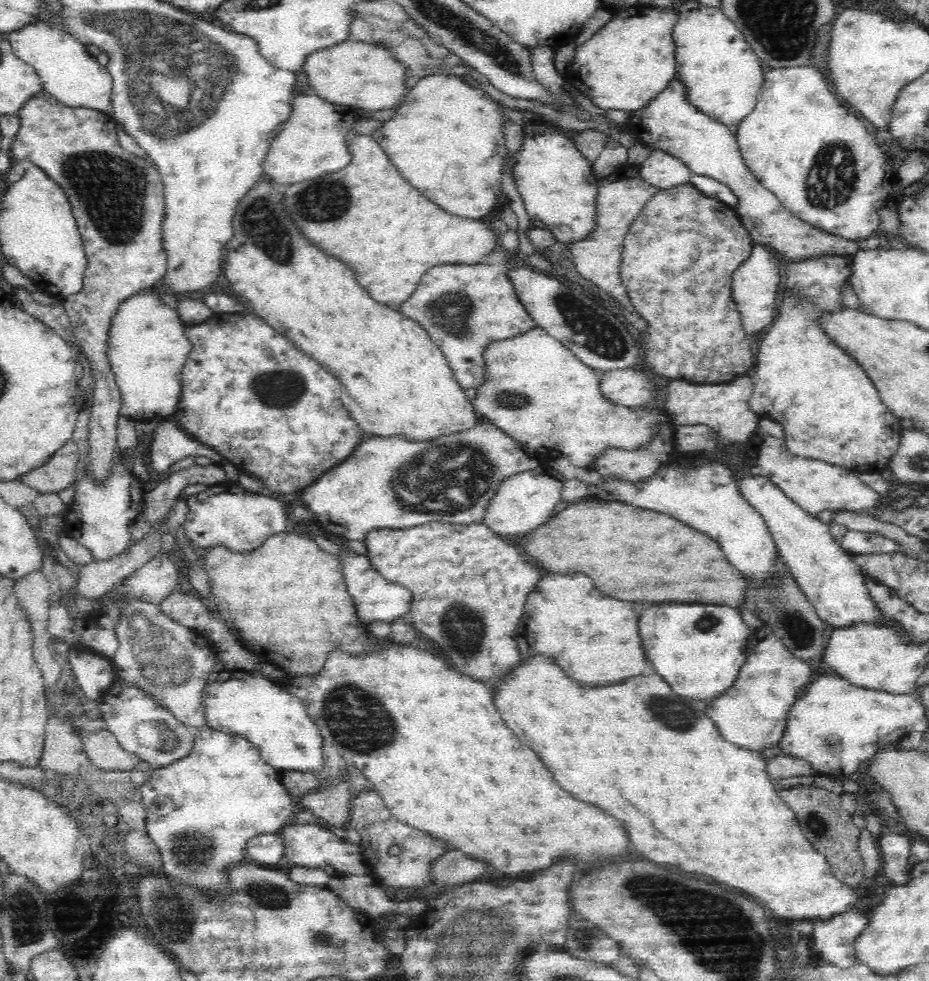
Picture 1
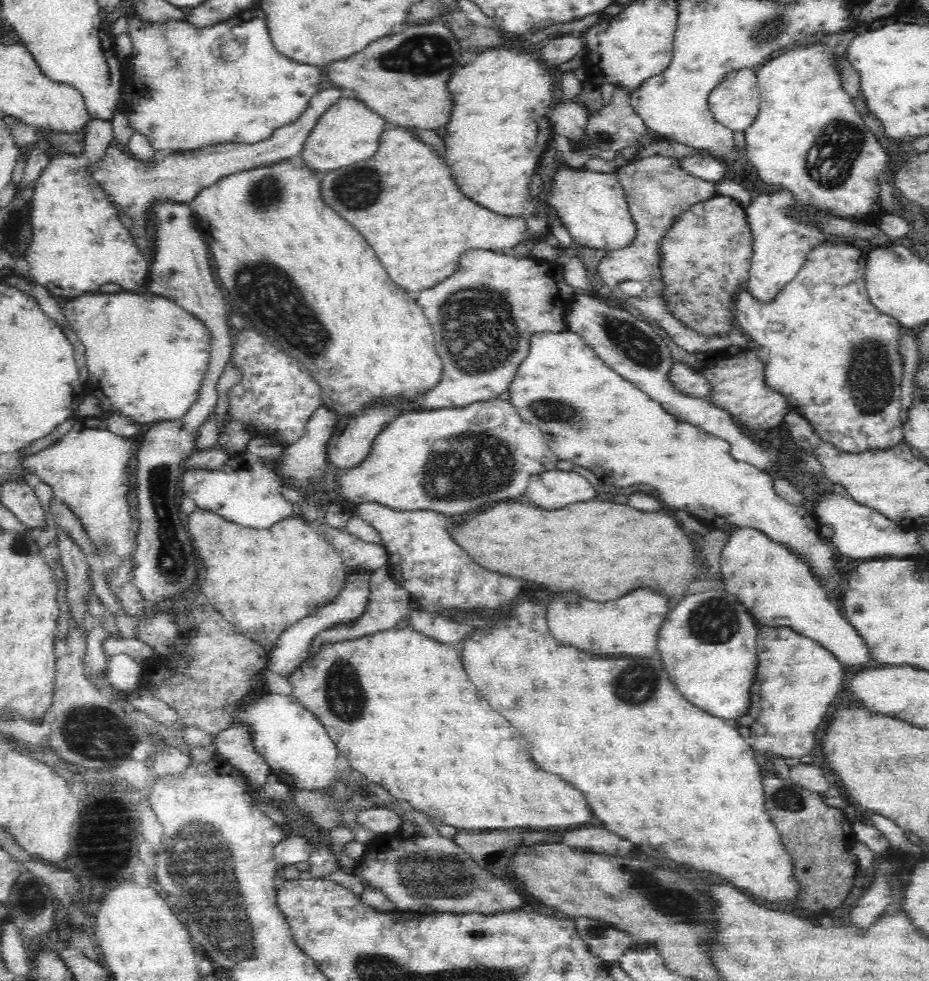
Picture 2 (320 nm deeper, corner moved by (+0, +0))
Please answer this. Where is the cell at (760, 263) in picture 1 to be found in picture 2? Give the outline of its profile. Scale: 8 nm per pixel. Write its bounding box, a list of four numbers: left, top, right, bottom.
[745,188,884,300]

